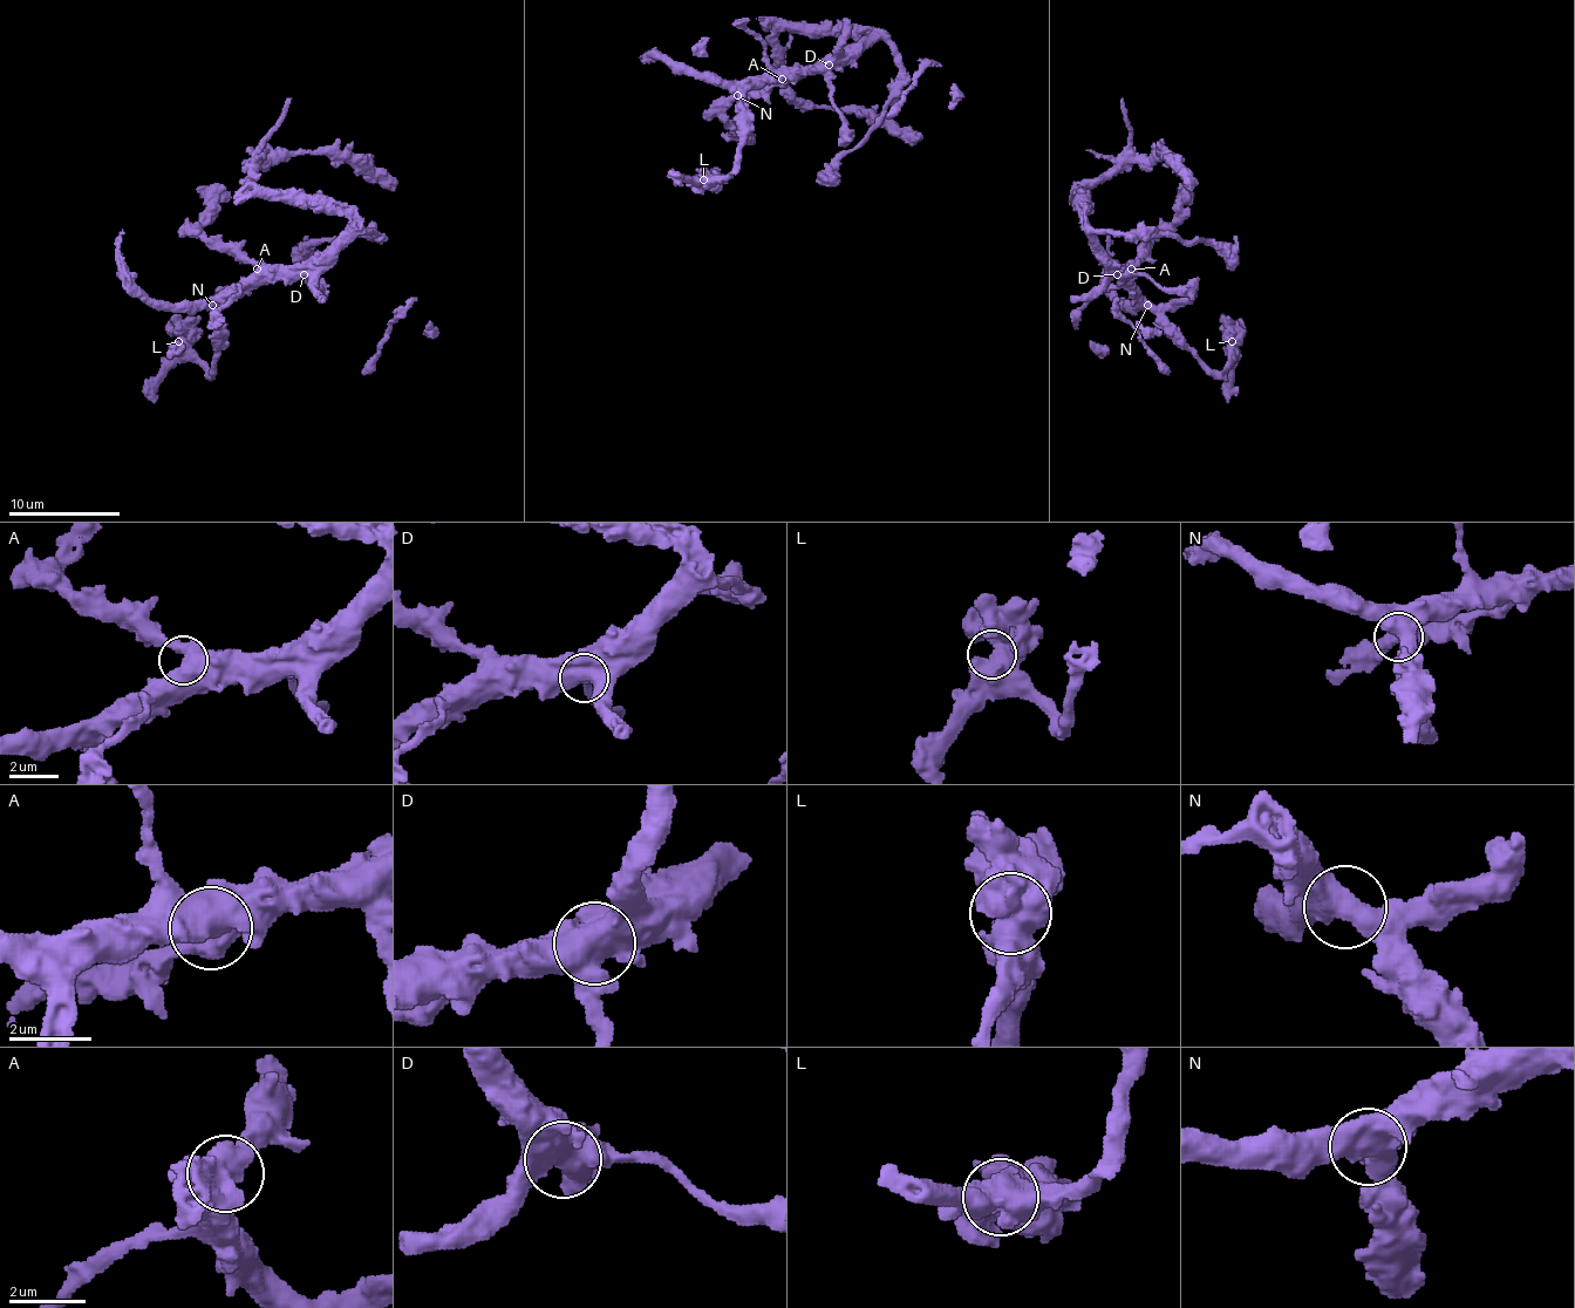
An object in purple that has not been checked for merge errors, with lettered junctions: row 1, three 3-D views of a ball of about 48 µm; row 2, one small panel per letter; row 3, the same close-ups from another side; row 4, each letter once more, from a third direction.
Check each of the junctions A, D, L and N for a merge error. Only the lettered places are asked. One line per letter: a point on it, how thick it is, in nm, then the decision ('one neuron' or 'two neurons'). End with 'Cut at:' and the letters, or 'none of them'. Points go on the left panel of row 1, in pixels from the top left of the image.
A: place (257, 268); calibre 700 nm; one neuron
D: place (304, 274); calibre 650 nm; one neuron
L: place (178, 341); calibre 950 nm; one neuron
N: place (212, 305); calibre 600 nm; one neuron
Cut at: none of them

